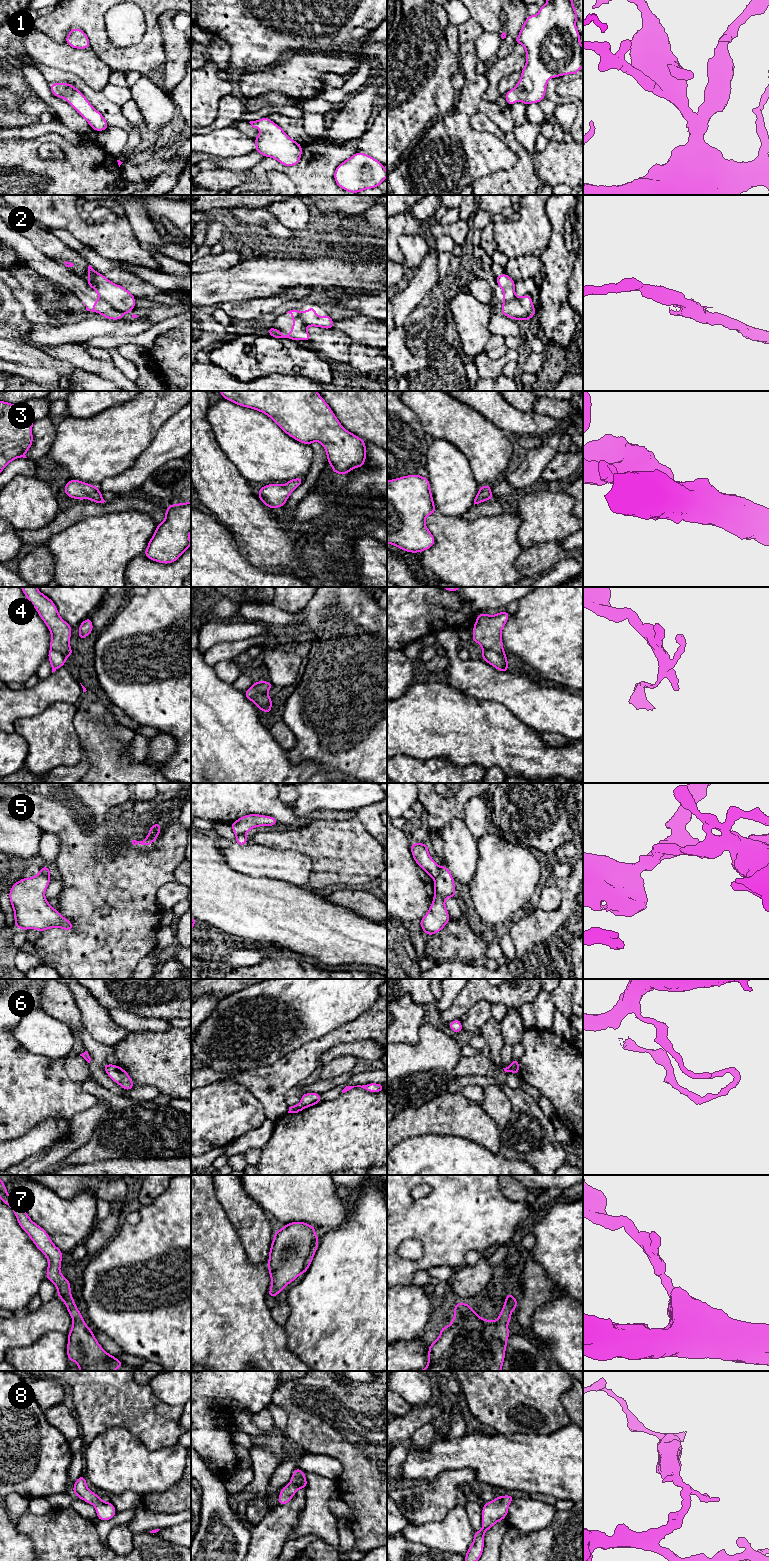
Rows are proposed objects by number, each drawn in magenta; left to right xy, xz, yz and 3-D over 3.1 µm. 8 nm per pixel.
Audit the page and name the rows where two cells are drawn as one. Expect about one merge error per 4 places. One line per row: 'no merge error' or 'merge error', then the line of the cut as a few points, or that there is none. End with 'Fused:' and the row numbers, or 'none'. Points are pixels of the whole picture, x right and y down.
1: no merge error | no cut
2: merge error | xy (99, 295), (122, 314)
3: no merge error | no cut
4: merge error | yz (483, 649), (491, 649), (504, 654)
5: merge error | yz (439, 866), (439, 874), (434, 879)
6: merge error | xz (300, 1101), (305, 1107)
7: no merge error | no cut
8: no merge error | no cut
Fused: 2, 4, 5, 6

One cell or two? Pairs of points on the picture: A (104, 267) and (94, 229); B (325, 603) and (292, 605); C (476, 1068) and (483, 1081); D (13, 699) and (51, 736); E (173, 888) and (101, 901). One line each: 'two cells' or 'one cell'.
A: two cells
B: two cells
C: two cells
D: two cells
E: two cells

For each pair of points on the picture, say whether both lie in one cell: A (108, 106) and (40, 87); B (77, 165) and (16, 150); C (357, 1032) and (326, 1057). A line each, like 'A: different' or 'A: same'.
A: different
B: same
C: different

